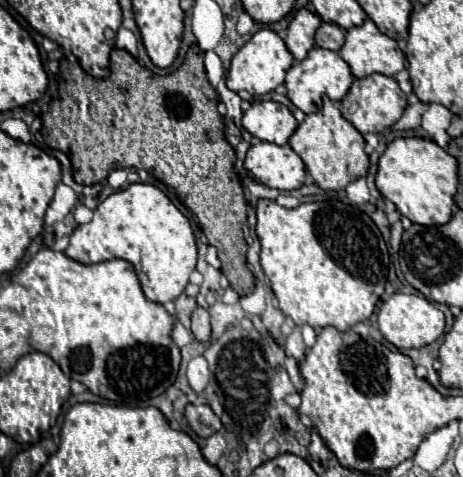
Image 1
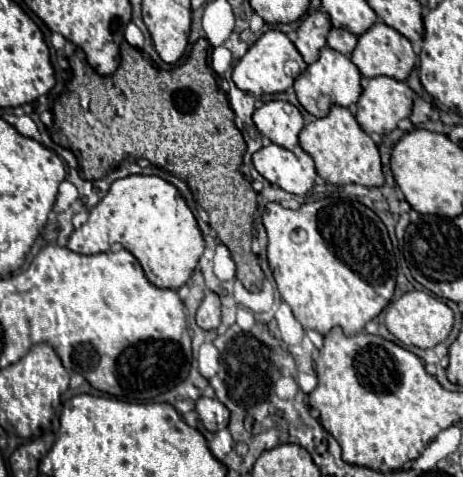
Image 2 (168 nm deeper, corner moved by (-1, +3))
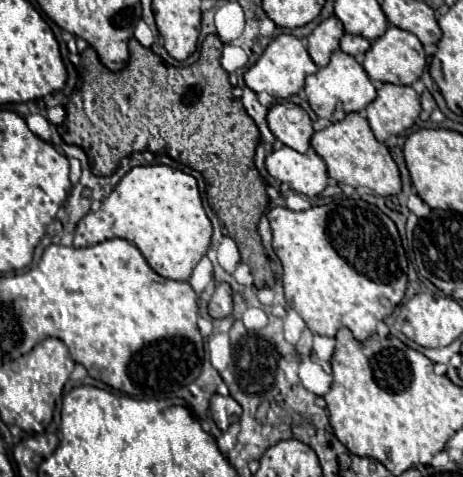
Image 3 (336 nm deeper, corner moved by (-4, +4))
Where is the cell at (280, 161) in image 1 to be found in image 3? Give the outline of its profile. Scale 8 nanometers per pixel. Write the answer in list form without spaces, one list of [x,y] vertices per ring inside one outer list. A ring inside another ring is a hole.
[[[280,147],[272,151],[264,163],[274,179],[286,183],[296,193],[314,197],[328,185],[326,163],[314,149],[298,153],[290,147]]]

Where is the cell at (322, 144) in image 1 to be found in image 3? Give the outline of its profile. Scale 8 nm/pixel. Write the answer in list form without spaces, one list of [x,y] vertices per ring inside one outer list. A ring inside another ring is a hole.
[[[348,113],[342,121],[336,121],[322,131],[316,131],[310,141],[312,149],[324,159],[328,167],[328,177],[338,183],[346,183],[352,187],[368,187],[376,195],[396,195],[402,189],[400,173],[396,163],[390,157],[390,151],[384,143],[380,143],[368,125],[368,121],[360,113]]]

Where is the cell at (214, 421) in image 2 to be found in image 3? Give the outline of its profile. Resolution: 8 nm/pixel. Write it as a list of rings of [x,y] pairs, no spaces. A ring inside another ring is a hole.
[[[214,395],[214,397],[210,399],[210,411],[212,411],[214,423],[216,423],[218,429],[222,429],[222,431],[226,431],[230,423],[236,423],[236,421],[240,419],[240,413],[242,413],[240,405],[238,405],[230,395],[228,395],[228,397],[224,397],[224,395]]]

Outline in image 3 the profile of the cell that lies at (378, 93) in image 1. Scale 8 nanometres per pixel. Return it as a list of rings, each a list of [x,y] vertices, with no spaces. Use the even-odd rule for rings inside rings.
[[[382,83],[376,99],[364,109],[378,141],[410,129],[420,115],[420,95],[406,85]]]

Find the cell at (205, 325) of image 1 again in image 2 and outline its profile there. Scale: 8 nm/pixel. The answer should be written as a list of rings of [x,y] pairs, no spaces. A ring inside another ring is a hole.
[[[215,292],[205,294],[195,318],[203,330],[213,330],[221,324],[221,300]]]

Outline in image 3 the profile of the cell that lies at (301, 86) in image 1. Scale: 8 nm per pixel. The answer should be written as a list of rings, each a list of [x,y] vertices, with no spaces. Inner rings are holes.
[[[336,49],[332,53],[330,63],[326,67],[322,67],[314,75],[306,77],[304,91],[306,91],[312,111],[318,117],[324,117],[328,121],[340,121],[350,111],[362,111],[376,97],[376,89],[374,89],[372,81],[368,79],[366,71],[362,69],[362,65],[352,55],[346,55],[340,49]]]

